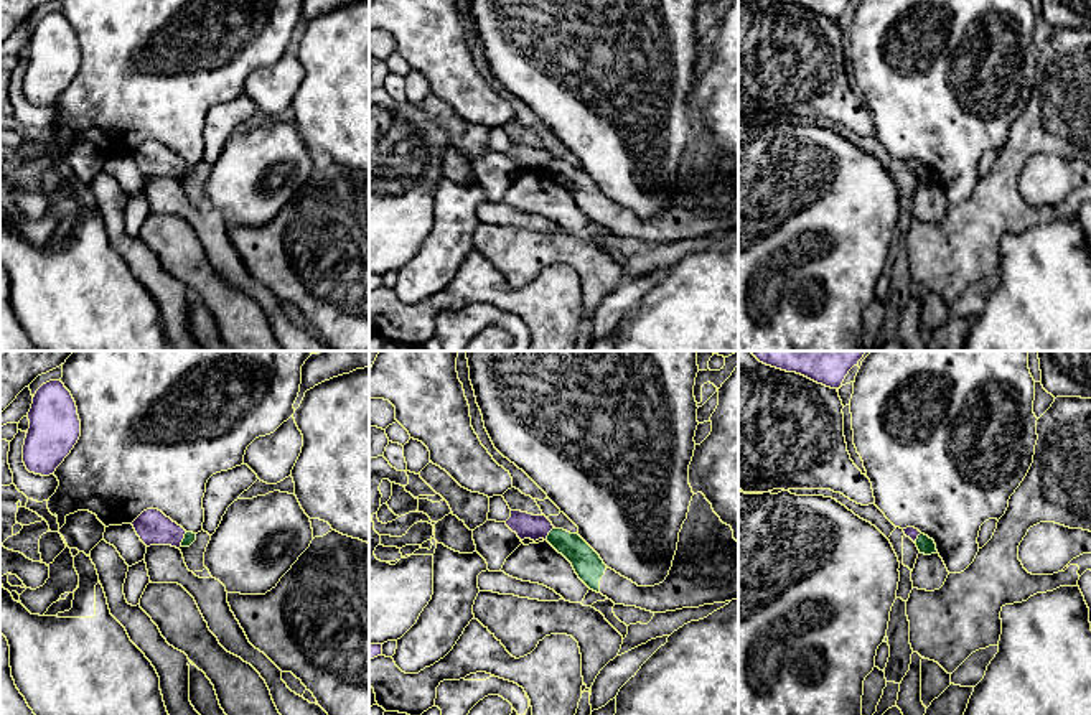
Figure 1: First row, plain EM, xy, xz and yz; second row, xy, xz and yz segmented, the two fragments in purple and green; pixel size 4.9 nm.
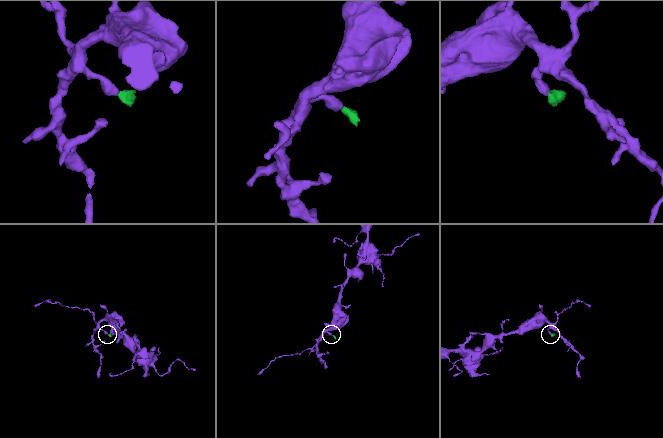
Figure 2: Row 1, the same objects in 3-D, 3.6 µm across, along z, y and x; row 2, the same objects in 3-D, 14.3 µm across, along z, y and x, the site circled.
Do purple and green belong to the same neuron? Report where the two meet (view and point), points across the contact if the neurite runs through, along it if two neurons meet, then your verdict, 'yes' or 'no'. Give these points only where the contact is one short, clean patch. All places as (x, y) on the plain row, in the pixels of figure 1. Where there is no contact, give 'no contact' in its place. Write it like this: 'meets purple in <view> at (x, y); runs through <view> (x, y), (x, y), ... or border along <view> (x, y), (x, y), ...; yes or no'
meets purple in xz at (547, 165); border along xz (554, 158), (544, 170); no

